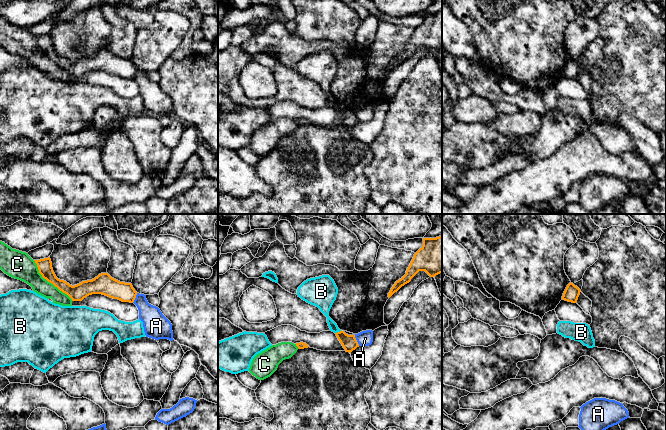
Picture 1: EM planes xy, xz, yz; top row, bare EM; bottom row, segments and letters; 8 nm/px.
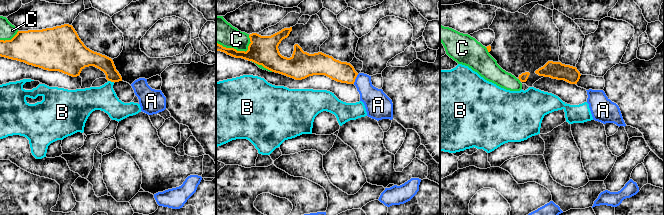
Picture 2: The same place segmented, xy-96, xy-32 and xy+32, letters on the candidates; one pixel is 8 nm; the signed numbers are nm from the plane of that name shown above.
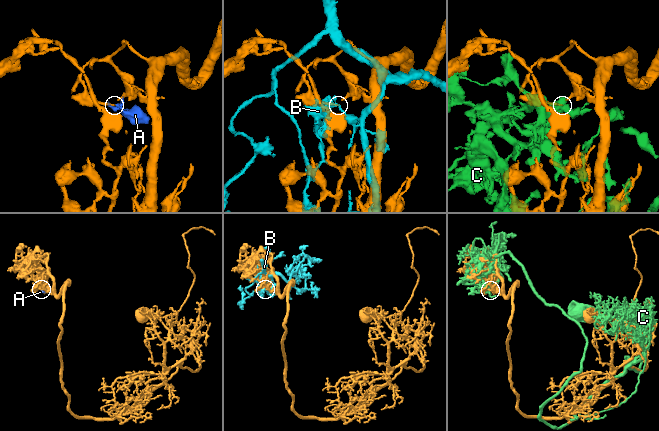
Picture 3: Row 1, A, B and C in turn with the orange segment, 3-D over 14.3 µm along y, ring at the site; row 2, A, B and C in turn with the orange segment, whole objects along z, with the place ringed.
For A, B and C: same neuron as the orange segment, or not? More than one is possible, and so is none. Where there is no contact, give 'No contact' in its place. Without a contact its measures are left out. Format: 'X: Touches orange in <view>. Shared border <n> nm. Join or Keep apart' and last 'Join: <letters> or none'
A: Touches orange in xz. Shared border 100 nm. Keep apart
B: Touches orange in xz. Shared border 60 nm. Keep apart
C: Touches orange in xy. Shared border 460 nm. Keep apart
Join: none

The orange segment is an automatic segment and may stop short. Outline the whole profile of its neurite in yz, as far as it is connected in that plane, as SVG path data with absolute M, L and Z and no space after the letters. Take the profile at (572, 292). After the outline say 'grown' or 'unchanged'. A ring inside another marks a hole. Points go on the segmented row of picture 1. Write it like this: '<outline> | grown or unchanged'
M569 283L563 293L562 299L568 302L576 303L581 290L573 283Z | unchanged

